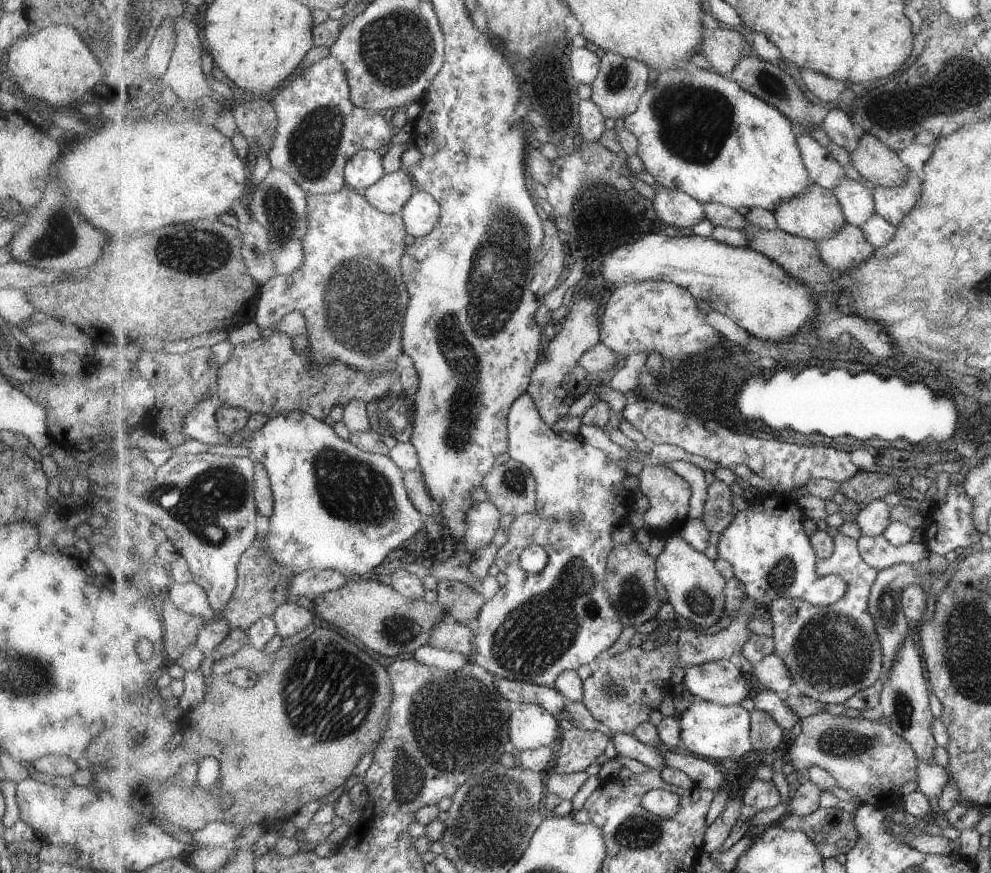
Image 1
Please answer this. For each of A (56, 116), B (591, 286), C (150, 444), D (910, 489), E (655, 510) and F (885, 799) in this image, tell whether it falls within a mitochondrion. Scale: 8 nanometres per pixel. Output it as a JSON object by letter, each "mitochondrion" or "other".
{"A":"other","B":"other","C":"other","D":"other","E":"other","F":"other"}

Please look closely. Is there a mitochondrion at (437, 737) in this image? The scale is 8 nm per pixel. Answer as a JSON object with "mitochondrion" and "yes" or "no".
{"mitochondrion":"yes"}

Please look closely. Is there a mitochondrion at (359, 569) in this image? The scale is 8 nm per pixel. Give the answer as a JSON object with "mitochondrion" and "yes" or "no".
{"mitochondrion":"no"}

